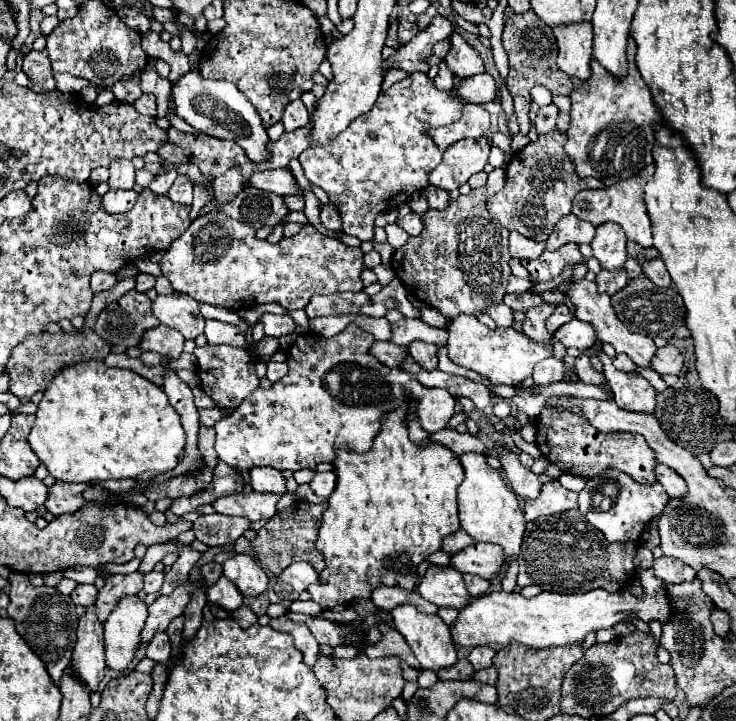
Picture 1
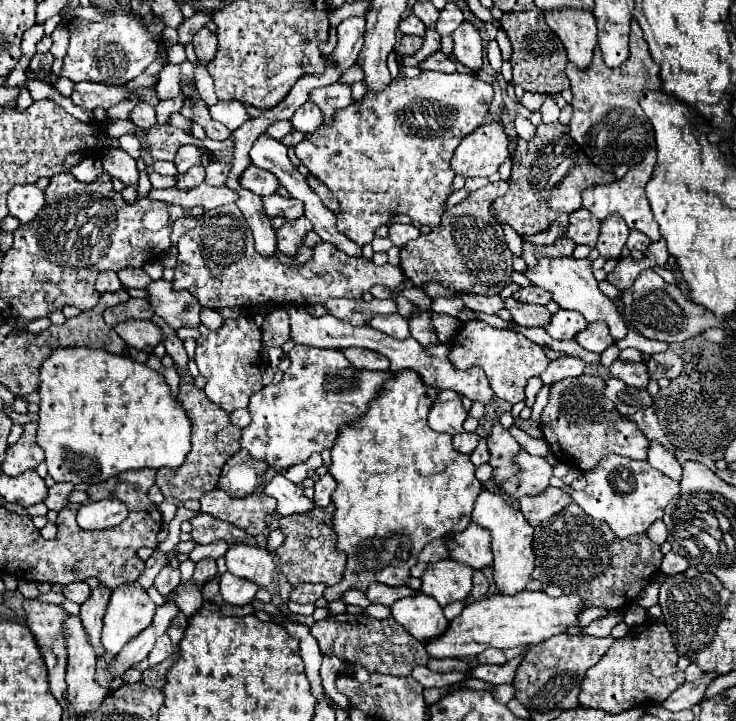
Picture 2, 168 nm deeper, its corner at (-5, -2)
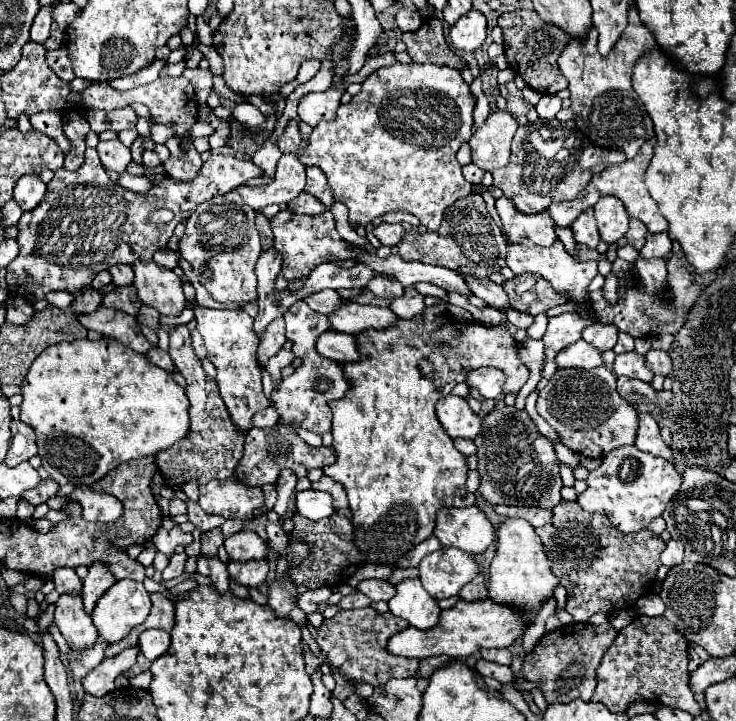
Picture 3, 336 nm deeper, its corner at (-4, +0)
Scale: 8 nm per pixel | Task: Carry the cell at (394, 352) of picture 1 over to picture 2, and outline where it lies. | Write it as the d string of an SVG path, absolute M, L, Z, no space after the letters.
M341 349L349 363L357 369L371 369L371 371L389 371L389 361L379 357L379 353L371 353L369 349Z

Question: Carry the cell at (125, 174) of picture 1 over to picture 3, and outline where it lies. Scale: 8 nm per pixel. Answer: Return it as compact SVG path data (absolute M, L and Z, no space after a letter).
M118 139L114 141L100 141L98 147L96 147L98 155L100 155L100 161L106 169L112 169L116 173L124 173L126 167L130 165L132 161L132 153L128 147L124 147Z

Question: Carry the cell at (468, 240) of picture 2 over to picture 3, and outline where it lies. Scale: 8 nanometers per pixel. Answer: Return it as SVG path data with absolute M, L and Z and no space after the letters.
M468 195L444 211L444 219L438 231L406 231L398 243L398 255L406 261L432 263L462 275L474 275L474 279L482 279L490 277L492 273L500 273L502 267L506 267L506 241L498 225L488 215L484 199L480 195Z

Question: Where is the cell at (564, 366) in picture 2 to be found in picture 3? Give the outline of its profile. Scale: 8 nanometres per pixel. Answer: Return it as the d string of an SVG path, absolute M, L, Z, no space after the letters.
M584 339L572 343L570 347L562 349L556 355L556 367L558 369L572 369L572 367L594 369L594 367L600 367L600 365L604 365L600 351L596 347L592 347L590 343L586 343Z

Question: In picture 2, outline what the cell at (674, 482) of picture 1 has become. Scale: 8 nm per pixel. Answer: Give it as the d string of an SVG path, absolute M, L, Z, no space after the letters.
M651 441L649 449L647 449L647 461L659 469L661 473L669 475L671 479L679 481L681 479L681 465L677 463L677 459L673 457L671 451L667 451L659 441Z

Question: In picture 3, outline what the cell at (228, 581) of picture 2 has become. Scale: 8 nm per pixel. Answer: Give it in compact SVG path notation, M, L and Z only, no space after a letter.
M252 561L252 563L228 563L228 573L230 579L234 579L236 583L248 587L248 589L256 589L268 573L268 561Z

